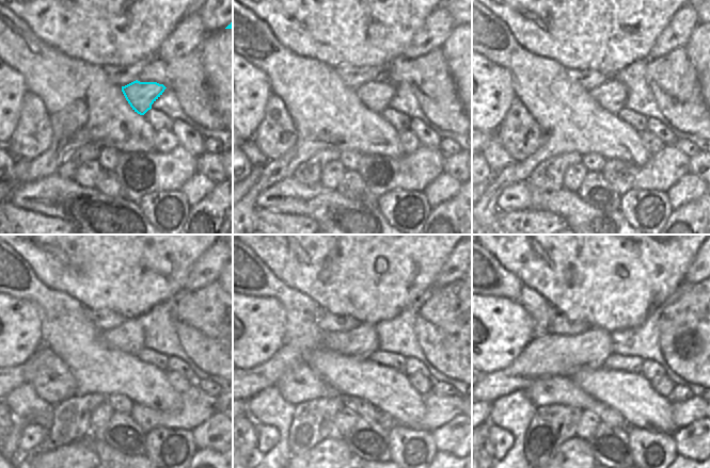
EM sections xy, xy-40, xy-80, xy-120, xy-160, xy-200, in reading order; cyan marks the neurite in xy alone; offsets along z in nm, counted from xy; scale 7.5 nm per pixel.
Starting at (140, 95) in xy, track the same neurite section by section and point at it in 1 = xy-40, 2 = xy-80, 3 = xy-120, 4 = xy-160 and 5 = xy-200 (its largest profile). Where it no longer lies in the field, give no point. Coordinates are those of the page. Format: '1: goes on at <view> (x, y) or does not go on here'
1: goes on at xy-40 (375, 95)
2: goes on at xy-80 (611, 96)
3: goes on at xy-120 (128, 338)
4: goes on at xy-160 (362, 341)
5: goes on at xy-200 (548, 355)

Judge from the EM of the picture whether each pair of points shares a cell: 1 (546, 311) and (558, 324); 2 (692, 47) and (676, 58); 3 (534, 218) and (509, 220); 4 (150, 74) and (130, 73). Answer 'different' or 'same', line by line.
1: different
2: different
3: same
4: different

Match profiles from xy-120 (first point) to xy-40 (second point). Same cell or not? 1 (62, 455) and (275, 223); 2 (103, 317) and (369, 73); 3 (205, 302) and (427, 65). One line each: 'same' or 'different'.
1: same
2: same
3: same

